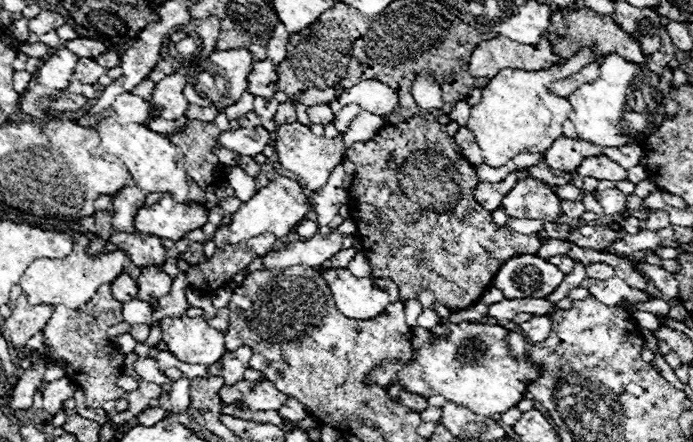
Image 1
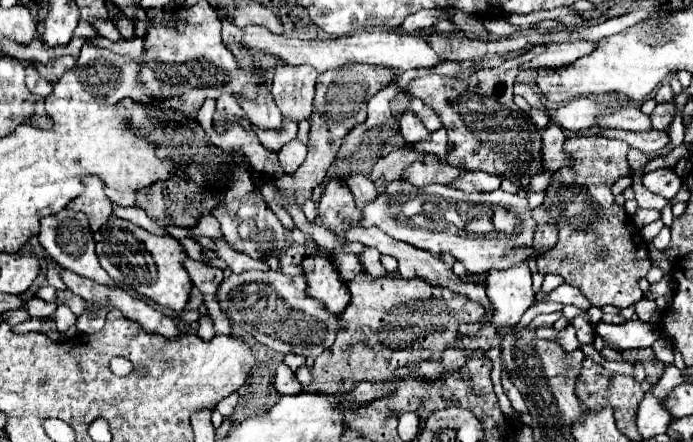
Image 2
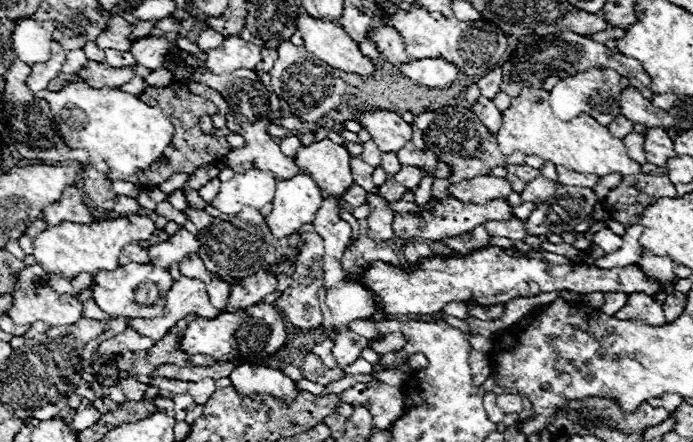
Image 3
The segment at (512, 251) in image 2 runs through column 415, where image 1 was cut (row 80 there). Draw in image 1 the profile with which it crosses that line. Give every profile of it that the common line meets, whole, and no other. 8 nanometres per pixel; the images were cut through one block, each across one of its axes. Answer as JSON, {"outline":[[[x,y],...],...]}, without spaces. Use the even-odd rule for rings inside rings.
{"outline":[[[244,48],[240,50],[216,50],[208,56],[208,60],[222,68],[222,74],[228,82],[228,98],[236,102],[242,92],[246,92],[246,76],[252,72],[252,54]]]}

